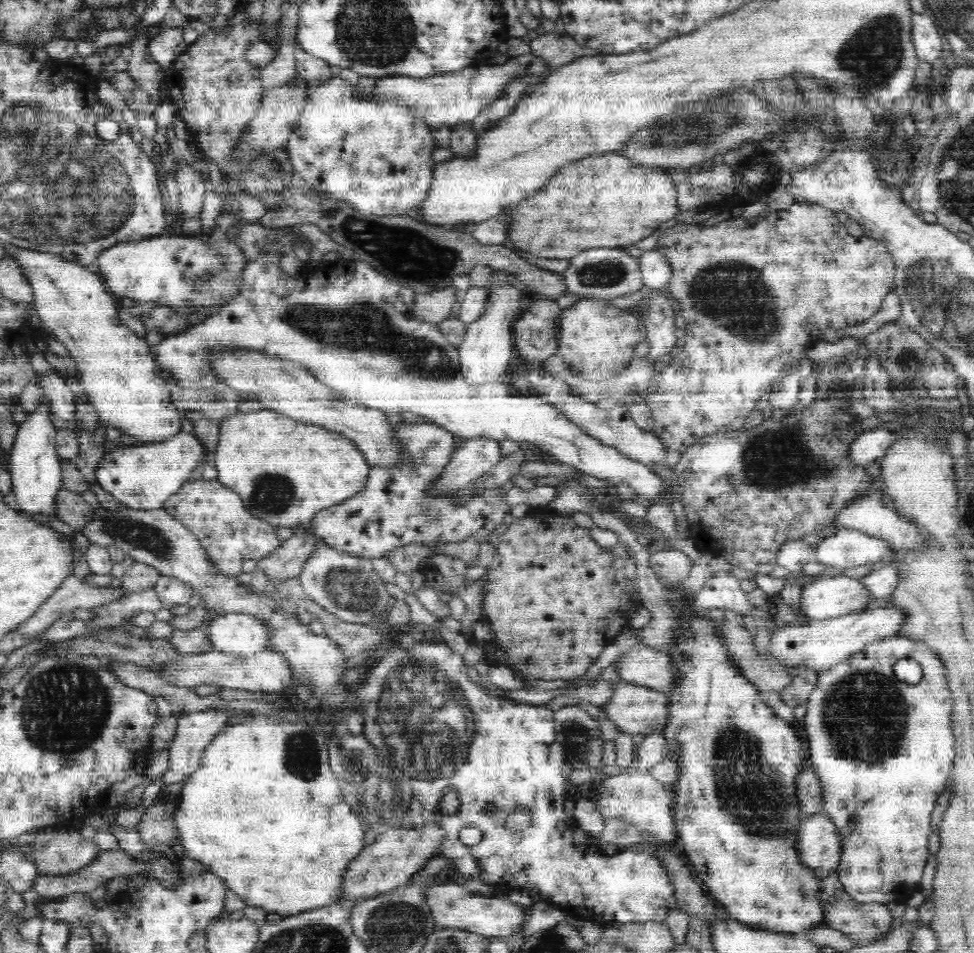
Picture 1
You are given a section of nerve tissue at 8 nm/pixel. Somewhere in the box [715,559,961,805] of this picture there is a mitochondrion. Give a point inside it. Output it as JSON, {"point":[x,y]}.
{"point":[864,715]}

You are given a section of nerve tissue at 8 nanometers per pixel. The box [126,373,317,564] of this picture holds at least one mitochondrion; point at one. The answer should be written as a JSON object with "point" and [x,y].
{"point":[271,493]}

